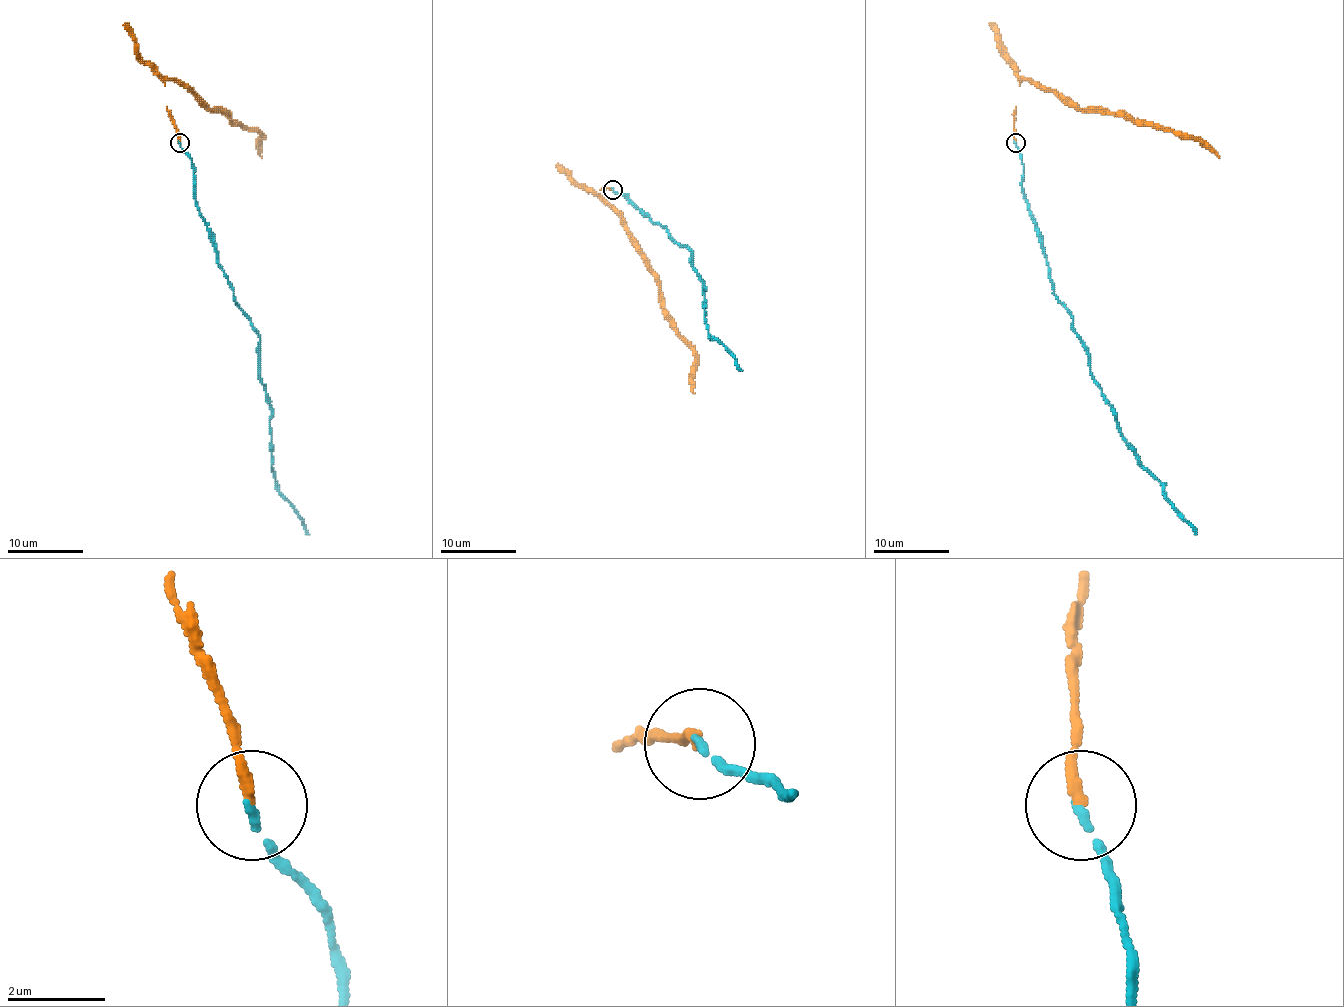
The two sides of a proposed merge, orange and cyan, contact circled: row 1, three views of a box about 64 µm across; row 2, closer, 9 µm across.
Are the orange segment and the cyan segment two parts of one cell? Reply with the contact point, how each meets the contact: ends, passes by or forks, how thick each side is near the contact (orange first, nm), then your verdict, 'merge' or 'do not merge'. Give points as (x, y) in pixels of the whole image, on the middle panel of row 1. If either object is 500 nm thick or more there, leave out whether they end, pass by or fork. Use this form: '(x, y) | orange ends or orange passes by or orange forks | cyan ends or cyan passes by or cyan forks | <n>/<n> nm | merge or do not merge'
(612, 189) | orange ends | cyan ends | 220/140 nm | merge

